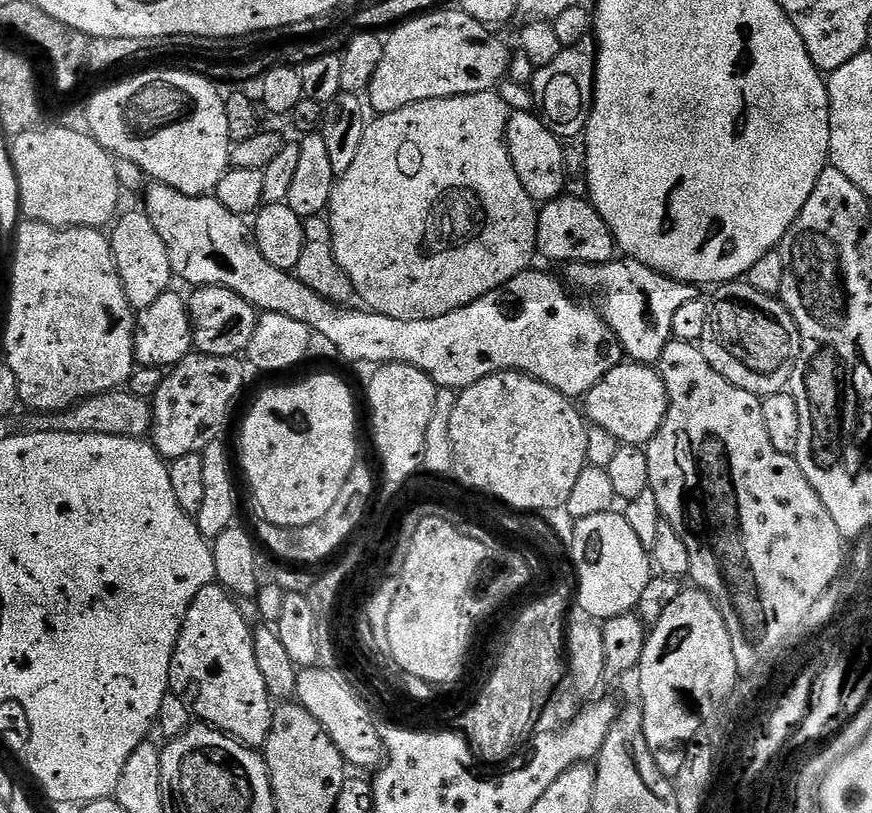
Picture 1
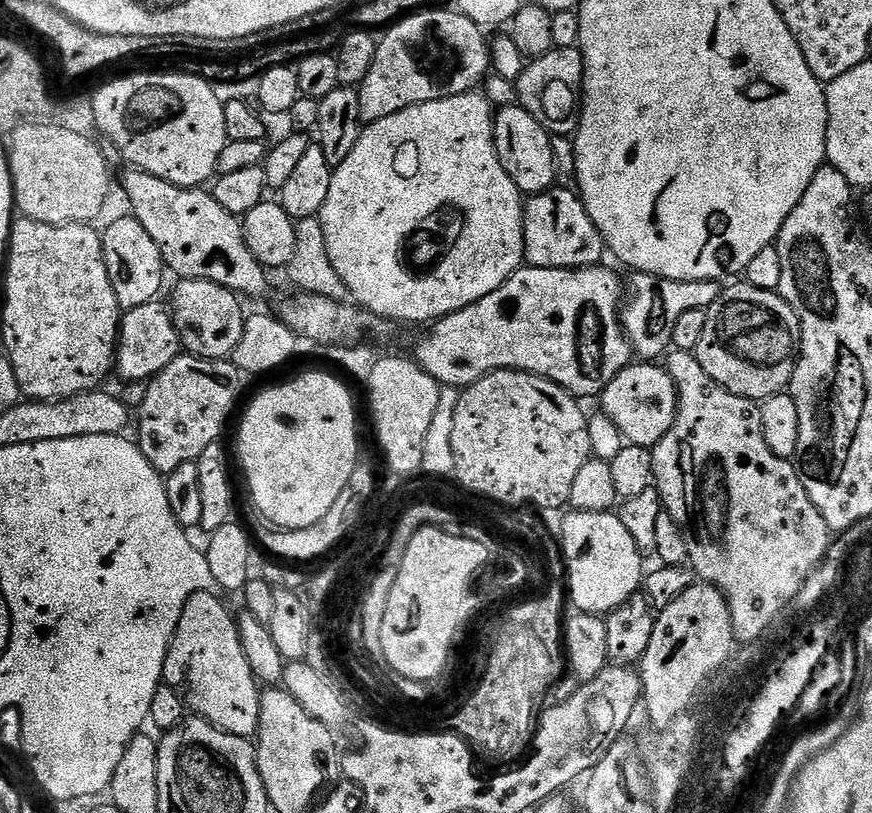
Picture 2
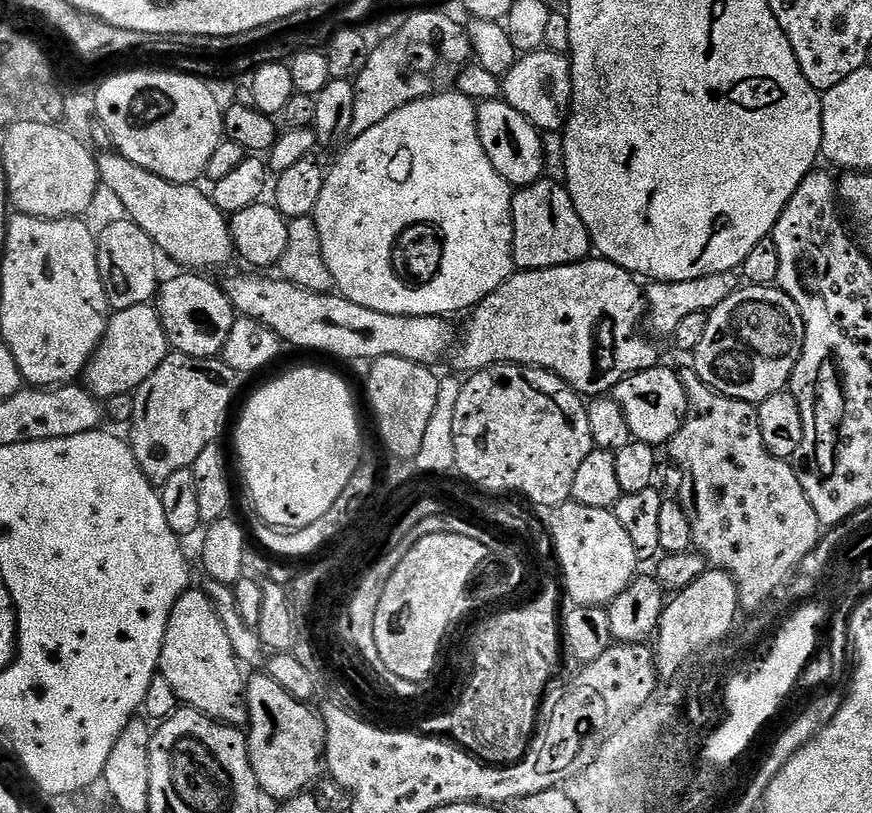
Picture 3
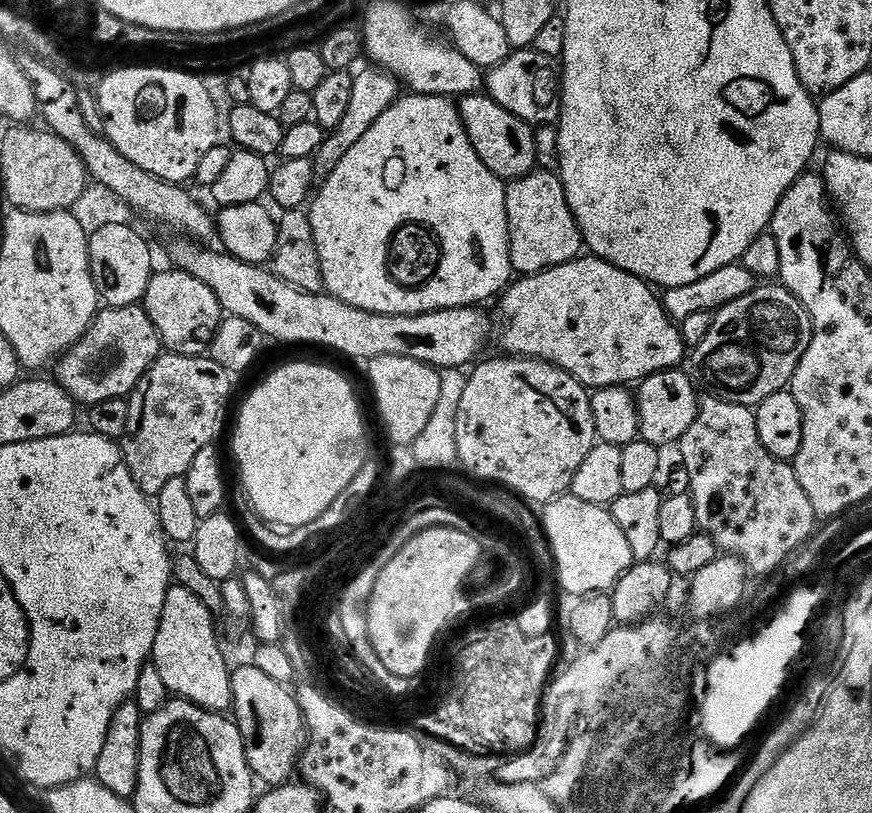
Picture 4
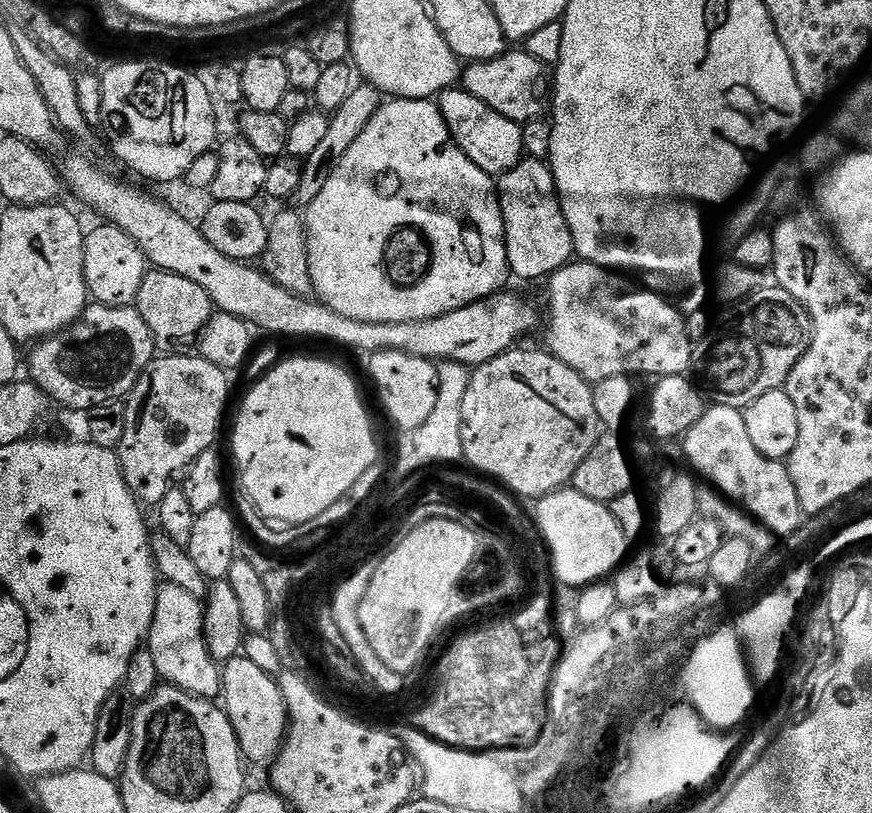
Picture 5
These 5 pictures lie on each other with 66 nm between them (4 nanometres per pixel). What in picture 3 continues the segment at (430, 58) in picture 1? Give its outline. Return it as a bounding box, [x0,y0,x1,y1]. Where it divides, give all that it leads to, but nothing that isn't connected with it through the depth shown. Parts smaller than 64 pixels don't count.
[348,10,473,138]

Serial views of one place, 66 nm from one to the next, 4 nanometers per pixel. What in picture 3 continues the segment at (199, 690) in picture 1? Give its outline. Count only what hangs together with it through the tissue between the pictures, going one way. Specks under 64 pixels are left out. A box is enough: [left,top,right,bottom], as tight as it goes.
[159,590,249,726]

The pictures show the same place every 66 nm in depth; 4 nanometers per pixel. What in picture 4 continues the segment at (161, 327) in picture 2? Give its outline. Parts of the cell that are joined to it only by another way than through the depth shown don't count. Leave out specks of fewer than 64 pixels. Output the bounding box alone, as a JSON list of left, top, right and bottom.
[54,304,161,406]

